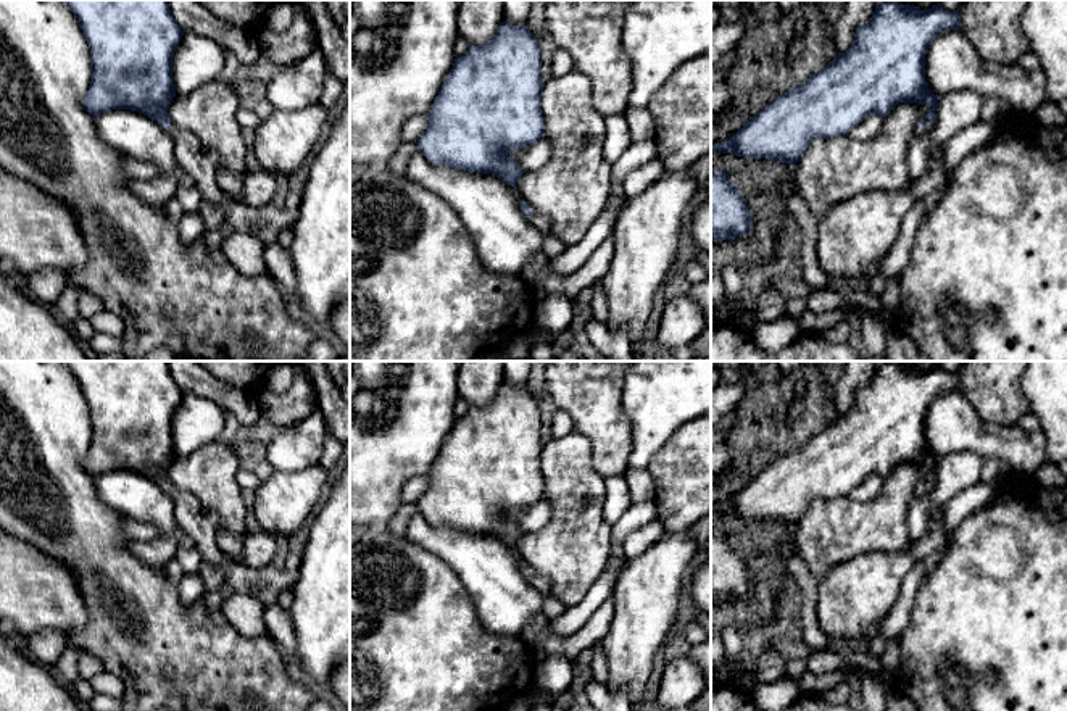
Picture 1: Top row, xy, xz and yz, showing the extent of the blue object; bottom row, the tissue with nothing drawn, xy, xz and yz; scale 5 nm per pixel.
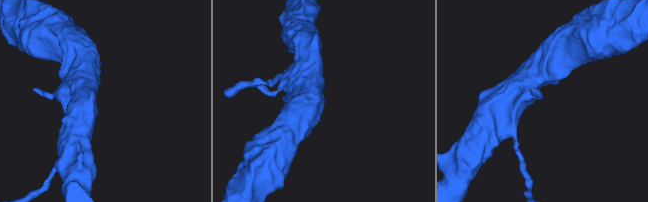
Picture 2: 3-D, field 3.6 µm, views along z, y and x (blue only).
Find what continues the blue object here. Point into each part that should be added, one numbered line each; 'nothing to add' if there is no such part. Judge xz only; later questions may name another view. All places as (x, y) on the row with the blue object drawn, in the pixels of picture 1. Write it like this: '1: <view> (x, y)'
1: xz (542, 223)

